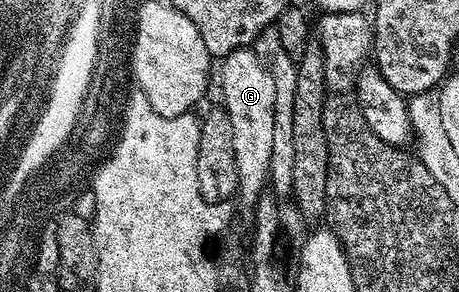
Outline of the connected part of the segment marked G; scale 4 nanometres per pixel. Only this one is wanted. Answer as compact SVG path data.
M252 49L236 50L226 55L225 59L229 61L229 70L219 70L219 80L224 100L223 108L228 112L234 137L236 197L239 204L241 202L251 208L260 201L264 193L262 190L268 185L274 140L275 86L268 67Z

